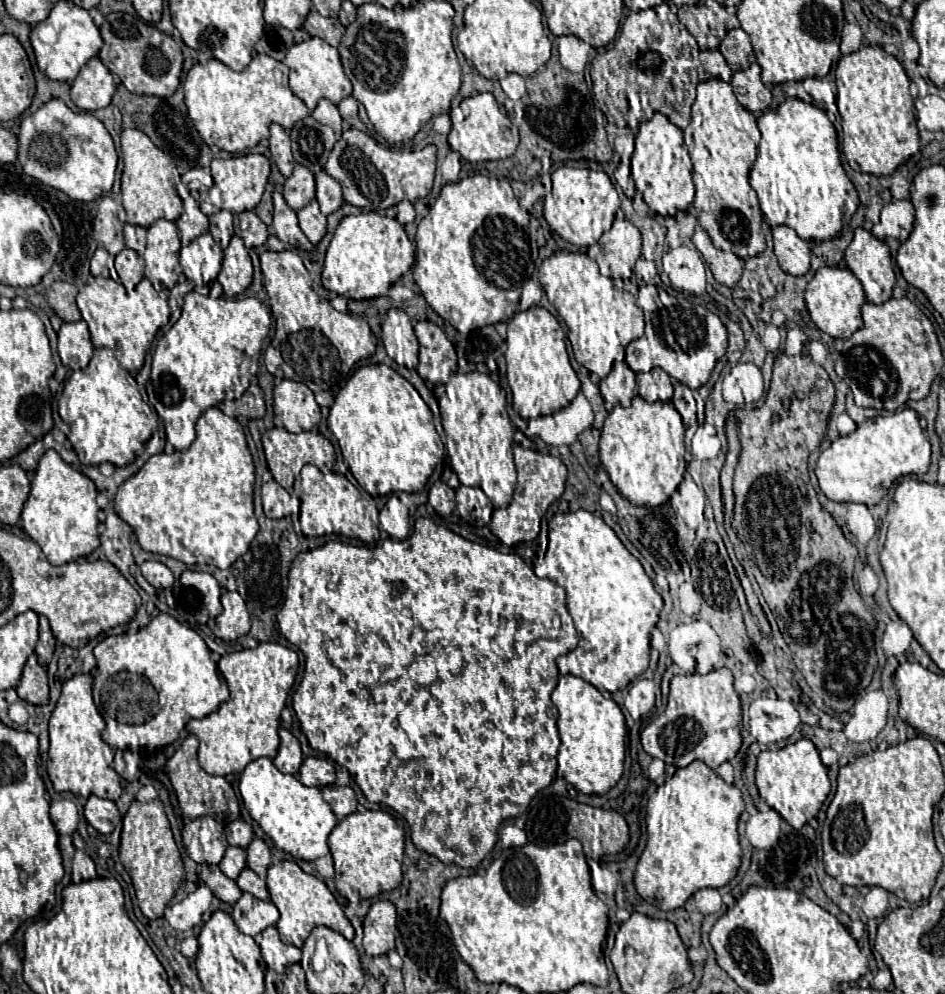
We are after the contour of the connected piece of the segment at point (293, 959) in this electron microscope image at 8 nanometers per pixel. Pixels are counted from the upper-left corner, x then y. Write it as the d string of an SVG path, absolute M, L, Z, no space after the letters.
M268 927L264 929L258 937L256 937L260 949L262 949L262 957L268 965L268 969L274 969L276 973L284 973L284 969L288 965L294 965L300 961L300 949L294 945L286 945L280 941L276 927Z

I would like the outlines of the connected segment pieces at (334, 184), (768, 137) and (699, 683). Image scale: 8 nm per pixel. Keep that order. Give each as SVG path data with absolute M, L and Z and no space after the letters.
M320 171L316 175L316 201L320 203L320 211L324 215L330 215L344 205L340 183L332 179L326 171Z
M788 99L778 109L766 111L758 119L758 129L762 133L762 139L758 145L754 167L750 171L750 185L758 195L760 207L768 223L772 227L786 225L794 229L800 239L832 239L858 209L858 193L842 167L836 129L826 117L826 113L816 105L804 103L800 99Z
M716 669L708 675L676 675L670 681L666 711L642 731L642 747L648 755L674 767L686 767L700 759L710 769L716 769L740 749L740 721L742 707L732 685L730 669Z

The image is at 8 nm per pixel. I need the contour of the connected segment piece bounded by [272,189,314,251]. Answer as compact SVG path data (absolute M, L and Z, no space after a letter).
M276 189L272 193L272 201L274 201L274 233L282 243L288 243L296 249L302 251L312 251L314 245L308 241L308 237L302 233L302 229L298 227L298 219L296 219L296 211L288 207L288 203L284 201L282 193Z

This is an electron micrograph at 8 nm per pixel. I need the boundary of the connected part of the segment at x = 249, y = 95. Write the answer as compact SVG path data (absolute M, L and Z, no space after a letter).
M254 55L252 63L240 73L228 69L218 59L210 59L206 65L196 63L186 77L184 95L186 95L186 107L190 113L190 119L194 121L200 137L208 145L216 145L218 149L228 153L242 153L244 149L258 145L264 137L268 137L270 123L278 123L284 129L290 129L296 121L304 119L310 113L308 107L288 87L288 67L266 55Z

